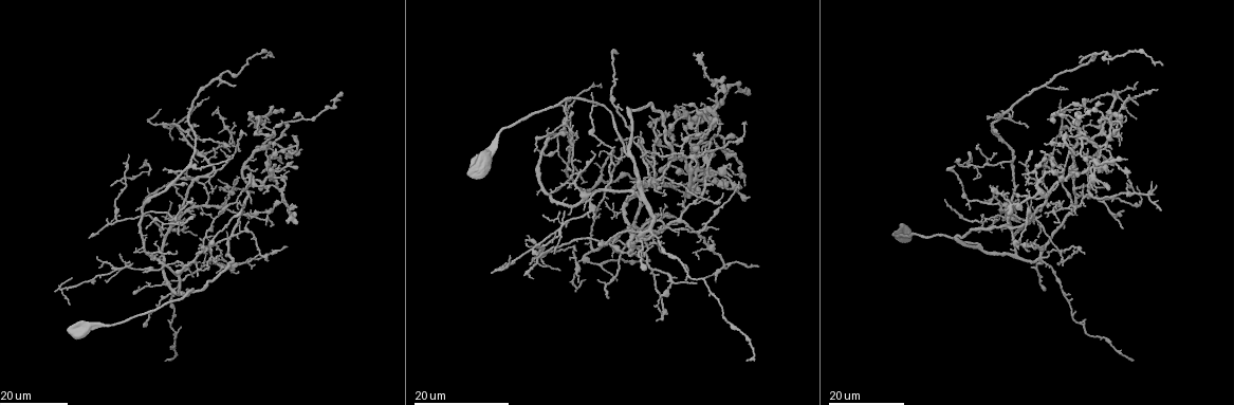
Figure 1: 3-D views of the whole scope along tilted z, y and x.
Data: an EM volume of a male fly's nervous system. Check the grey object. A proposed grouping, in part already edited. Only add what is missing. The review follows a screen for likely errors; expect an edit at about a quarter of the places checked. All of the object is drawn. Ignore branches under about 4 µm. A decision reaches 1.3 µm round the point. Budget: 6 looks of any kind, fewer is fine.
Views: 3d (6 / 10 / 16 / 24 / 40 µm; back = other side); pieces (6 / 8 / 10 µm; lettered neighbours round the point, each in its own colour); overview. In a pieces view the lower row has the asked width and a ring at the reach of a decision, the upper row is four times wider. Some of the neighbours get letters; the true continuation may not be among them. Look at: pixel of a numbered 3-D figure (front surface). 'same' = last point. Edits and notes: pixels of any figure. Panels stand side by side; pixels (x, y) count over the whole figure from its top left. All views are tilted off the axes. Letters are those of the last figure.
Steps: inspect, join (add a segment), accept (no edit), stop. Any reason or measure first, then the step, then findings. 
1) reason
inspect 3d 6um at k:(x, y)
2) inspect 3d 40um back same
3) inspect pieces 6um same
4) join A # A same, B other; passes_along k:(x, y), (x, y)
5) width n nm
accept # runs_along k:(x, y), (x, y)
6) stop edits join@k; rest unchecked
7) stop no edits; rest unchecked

an open end
inspect 3d 16um at 1:(1050, 164)

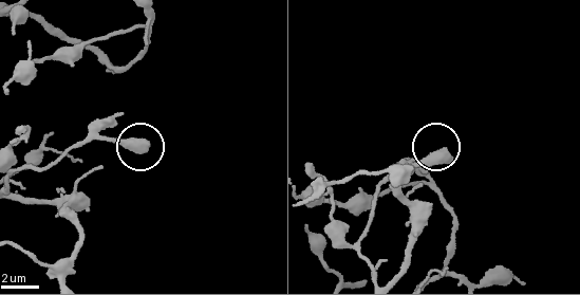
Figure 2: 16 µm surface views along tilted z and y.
inspect pieces 8um at 2:(142, 151)

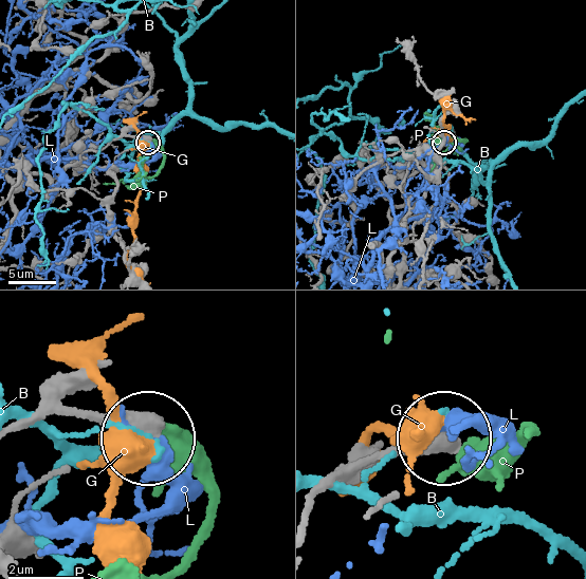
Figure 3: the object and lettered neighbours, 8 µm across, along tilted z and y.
accept # B other, G other, L other, P other; no lettered segment goes on from it

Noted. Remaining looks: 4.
free end
inspect 3d 16um at 1:(251, 172)

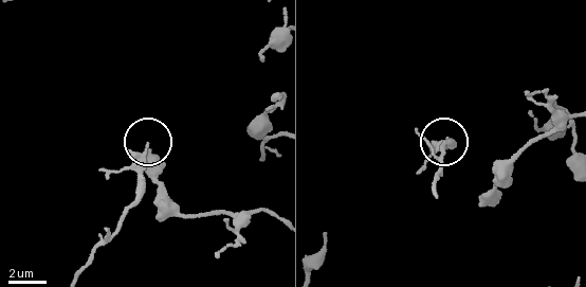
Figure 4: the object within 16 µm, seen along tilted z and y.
inspect pieces 6um at 4:(146, 147)

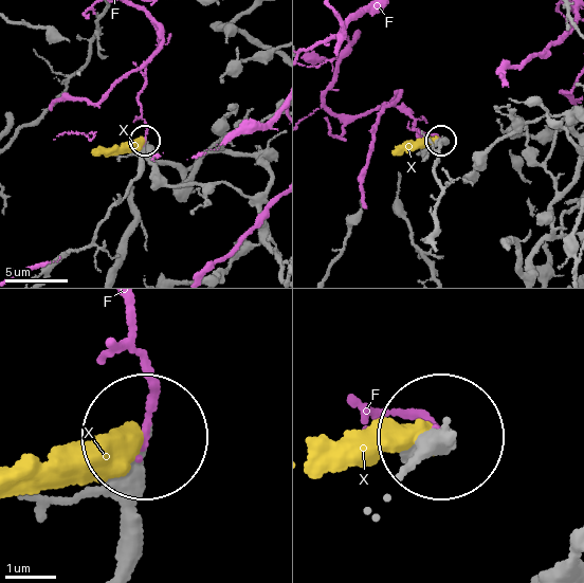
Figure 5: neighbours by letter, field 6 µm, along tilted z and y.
width 250 nm
accept # F other, X other; runs_along 5:(114, 561), (120, 495), (144, 443); none of them fits

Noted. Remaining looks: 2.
free end
inspect 3d 24um at 1:(647, 191)

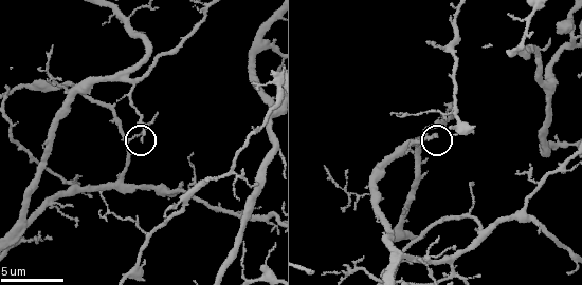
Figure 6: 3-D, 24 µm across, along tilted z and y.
inspect pieces 6um at 6:(436, 138)

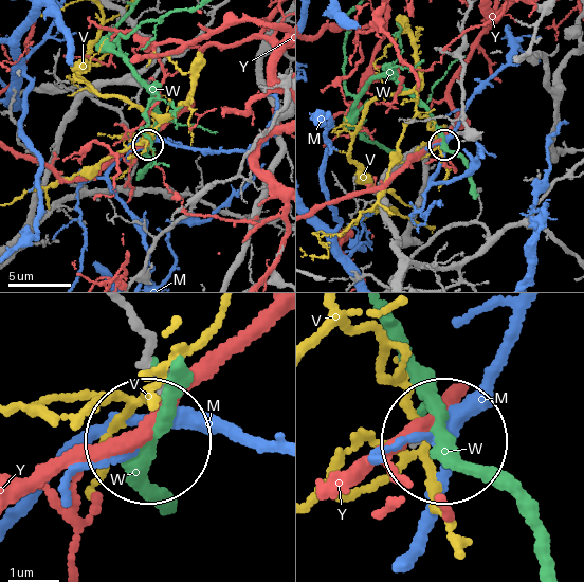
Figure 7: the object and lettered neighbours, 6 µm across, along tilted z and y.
accept # M other, V other, W other, Y other; runs_along 7:(137, 322), (148, 439); none of them fits

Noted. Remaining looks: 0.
stop no edits; rest unchecked

